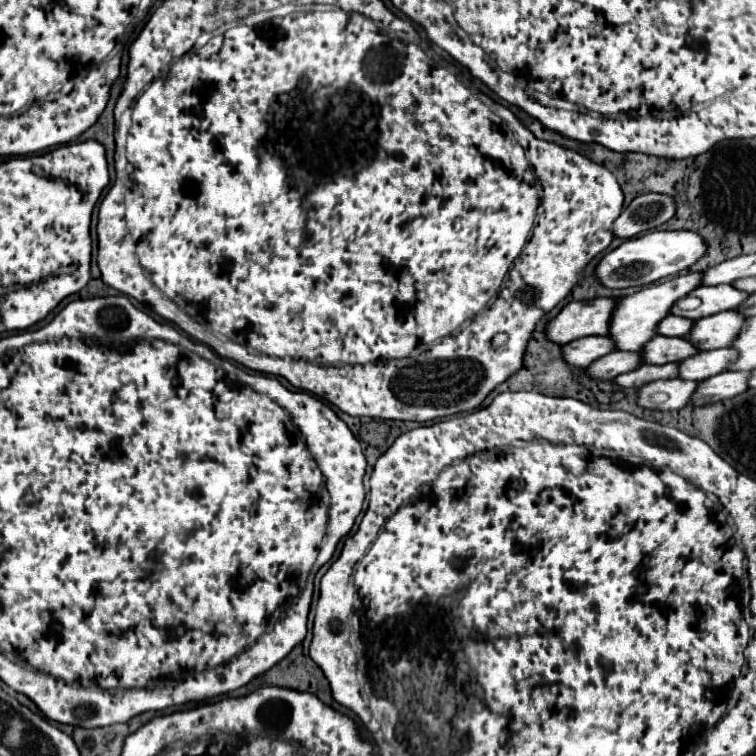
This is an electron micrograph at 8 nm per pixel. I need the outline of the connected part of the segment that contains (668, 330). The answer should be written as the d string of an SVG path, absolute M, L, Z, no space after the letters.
M668 315L656 325L656 333L664 337L682 337L688 333L688 327L692 325L690 319L680 319L676 315Z

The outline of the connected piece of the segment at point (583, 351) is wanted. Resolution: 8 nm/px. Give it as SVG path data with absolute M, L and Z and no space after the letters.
M582 337L562 347L562 359L570 367L588 367L588 363L600 359L612 351L608 337Z

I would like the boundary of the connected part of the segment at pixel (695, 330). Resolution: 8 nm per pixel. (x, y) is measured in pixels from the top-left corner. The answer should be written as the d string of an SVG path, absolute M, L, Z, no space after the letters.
M722 311L720 315L710 315L710 317L694 321L686 339L698 351L730 347L732 339L736 337L736 331L740 331L740 327L744 327L742 315L736 315L736 311Z

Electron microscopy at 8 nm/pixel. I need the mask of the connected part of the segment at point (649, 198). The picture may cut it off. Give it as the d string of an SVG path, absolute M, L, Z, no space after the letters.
M646 193L636 197L620 213L620 217L610 225L610 231L614 237L632 239L648 229L660 227L662 223L670 221L674 217L674 211L676 211L676 205L670 195Z

